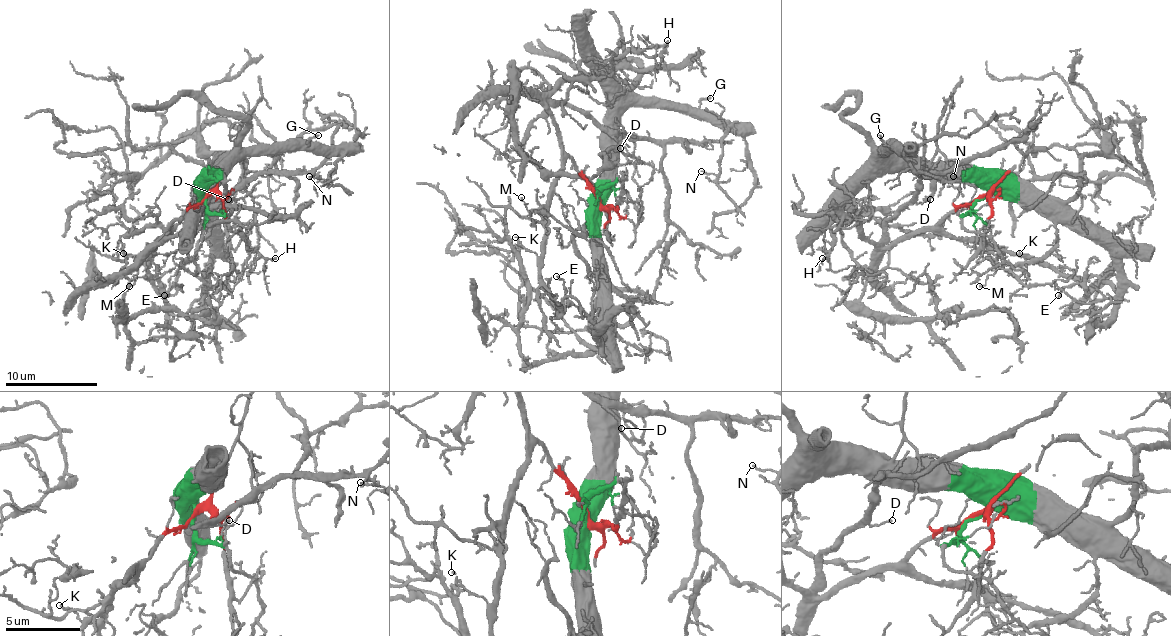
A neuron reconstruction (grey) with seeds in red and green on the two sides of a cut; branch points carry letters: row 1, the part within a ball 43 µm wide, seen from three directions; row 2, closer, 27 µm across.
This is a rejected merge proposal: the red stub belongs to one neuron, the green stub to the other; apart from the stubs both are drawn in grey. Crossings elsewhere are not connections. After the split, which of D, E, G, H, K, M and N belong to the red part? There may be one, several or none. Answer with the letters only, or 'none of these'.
D, E, K, M

